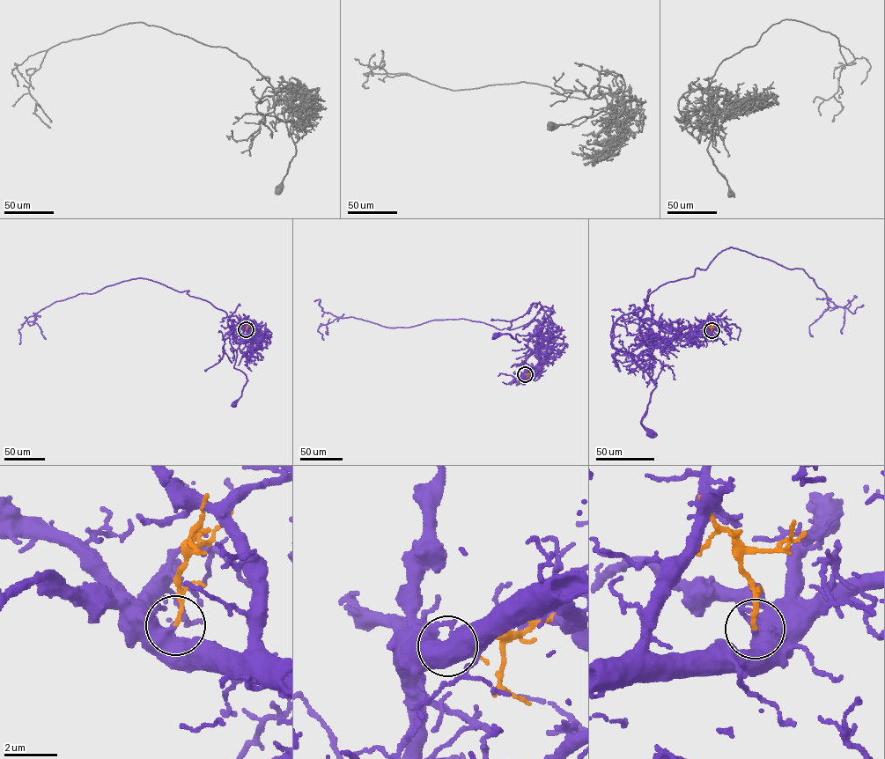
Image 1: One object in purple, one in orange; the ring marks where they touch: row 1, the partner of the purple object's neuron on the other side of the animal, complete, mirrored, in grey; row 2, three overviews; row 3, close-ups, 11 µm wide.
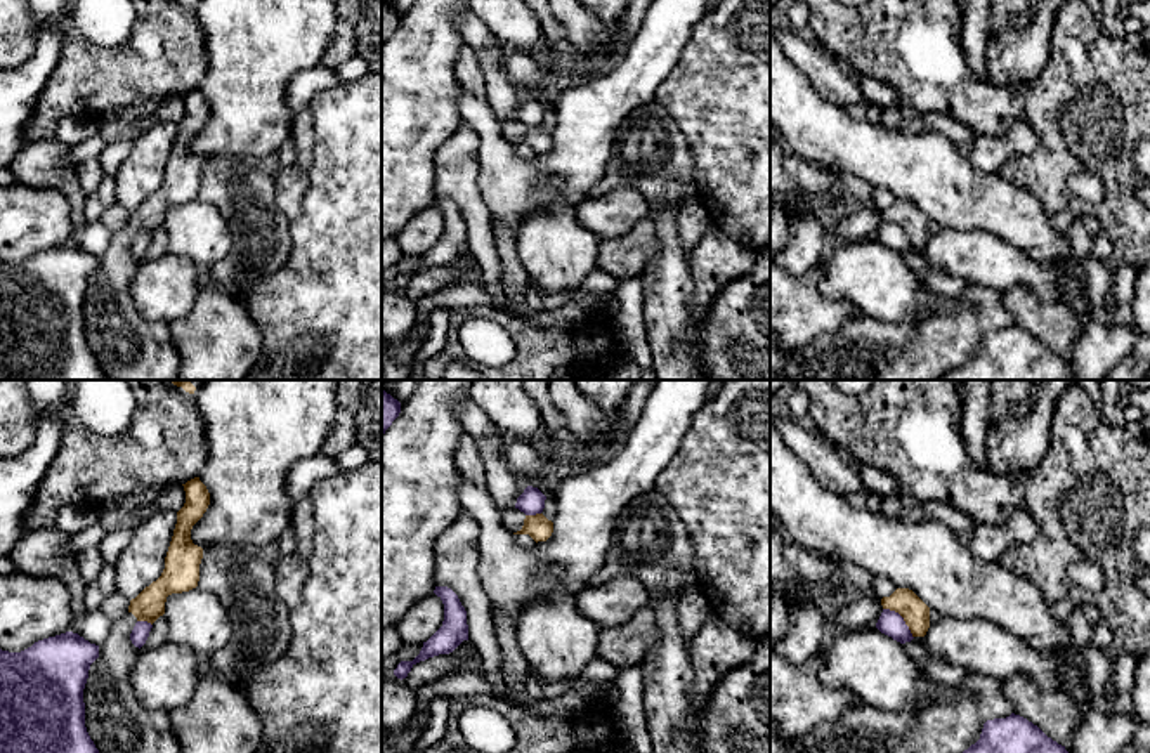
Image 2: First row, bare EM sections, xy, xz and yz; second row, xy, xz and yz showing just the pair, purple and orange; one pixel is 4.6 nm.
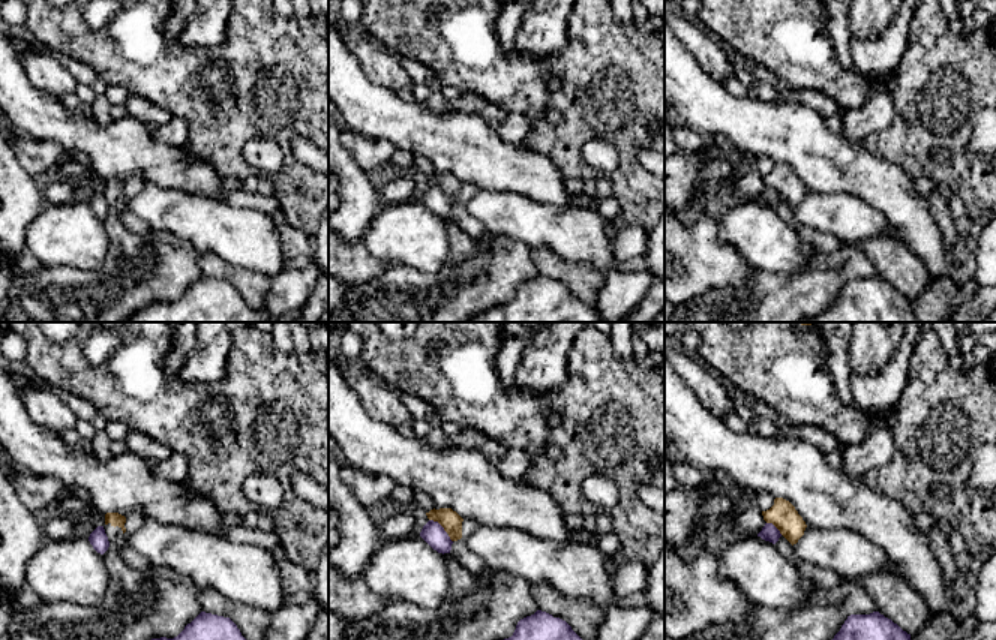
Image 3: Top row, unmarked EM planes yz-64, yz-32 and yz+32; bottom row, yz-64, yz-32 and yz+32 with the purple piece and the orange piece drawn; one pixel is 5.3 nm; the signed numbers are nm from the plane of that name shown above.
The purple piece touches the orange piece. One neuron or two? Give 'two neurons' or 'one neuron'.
two neurons

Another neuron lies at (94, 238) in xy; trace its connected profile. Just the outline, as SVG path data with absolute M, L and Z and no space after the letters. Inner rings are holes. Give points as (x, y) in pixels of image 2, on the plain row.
M88 224L78 234L76 245L90 255L101 257L108 248L111 236L113 234L106 227L99 224Z

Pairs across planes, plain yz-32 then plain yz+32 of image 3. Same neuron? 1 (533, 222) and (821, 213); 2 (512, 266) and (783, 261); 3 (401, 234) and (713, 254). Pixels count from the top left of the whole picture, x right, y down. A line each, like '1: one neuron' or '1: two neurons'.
1: one neuron
2: two neurons
3: two neurons

